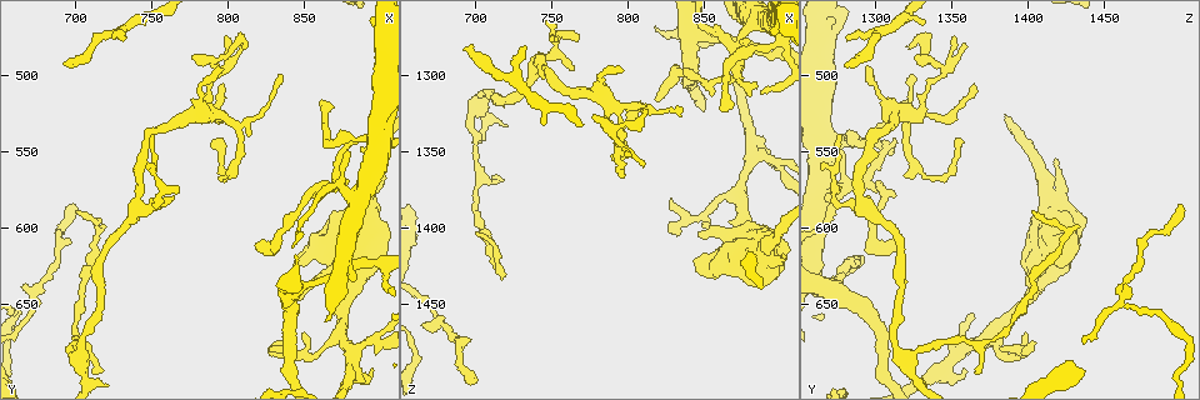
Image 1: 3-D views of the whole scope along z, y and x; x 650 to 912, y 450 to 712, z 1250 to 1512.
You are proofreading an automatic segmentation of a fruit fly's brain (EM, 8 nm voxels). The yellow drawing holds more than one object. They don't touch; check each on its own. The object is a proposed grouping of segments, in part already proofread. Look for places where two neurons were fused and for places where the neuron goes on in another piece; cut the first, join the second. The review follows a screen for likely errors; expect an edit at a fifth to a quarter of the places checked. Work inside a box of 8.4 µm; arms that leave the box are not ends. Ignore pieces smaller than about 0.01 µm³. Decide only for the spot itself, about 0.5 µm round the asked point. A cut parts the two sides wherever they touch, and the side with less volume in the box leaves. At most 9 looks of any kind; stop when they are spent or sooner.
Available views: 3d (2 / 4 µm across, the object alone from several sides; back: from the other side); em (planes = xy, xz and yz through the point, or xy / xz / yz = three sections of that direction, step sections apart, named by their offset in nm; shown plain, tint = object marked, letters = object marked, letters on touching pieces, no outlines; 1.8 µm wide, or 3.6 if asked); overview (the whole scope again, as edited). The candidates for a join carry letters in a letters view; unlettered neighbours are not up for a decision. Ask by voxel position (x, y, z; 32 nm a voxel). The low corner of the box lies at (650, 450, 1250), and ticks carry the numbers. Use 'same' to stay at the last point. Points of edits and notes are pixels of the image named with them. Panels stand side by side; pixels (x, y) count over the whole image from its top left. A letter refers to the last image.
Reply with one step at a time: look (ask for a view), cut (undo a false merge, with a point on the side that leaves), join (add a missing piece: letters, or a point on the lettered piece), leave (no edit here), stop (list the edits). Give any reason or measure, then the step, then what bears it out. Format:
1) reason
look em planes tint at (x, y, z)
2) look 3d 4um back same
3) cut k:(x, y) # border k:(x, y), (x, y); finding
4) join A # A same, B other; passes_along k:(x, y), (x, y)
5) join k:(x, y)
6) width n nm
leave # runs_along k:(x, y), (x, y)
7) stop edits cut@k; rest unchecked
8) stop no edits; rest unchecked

free end
look 3d 2um at (710, 696, 1364)

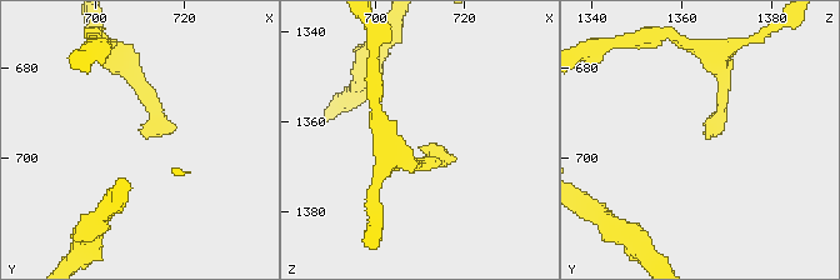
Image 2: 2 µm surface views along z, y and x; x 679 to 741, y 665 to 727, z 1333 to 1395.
look em planes letters at (711, 695, 1367)

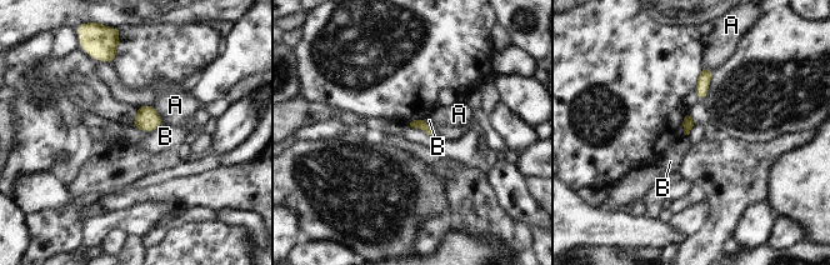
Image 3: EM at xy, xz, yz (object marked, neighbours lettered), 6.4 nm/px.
leave # A other, B other; no lettered piece goes on from it

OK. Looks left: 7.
long arm stops here
look em planes letters at (818, 614, 1314)

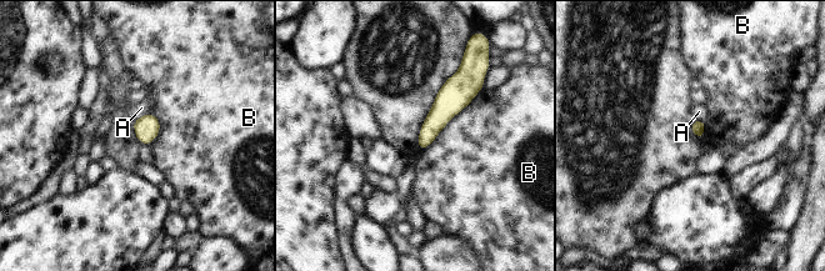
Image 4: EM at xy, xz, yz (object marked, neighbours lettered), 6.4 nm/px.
leave # A other, B other; border 4:(483, 88), (420, 150); no lettered piece goes on from it

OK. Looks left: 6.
calibre changes
look 3d 4um at (872, 570, 1296)

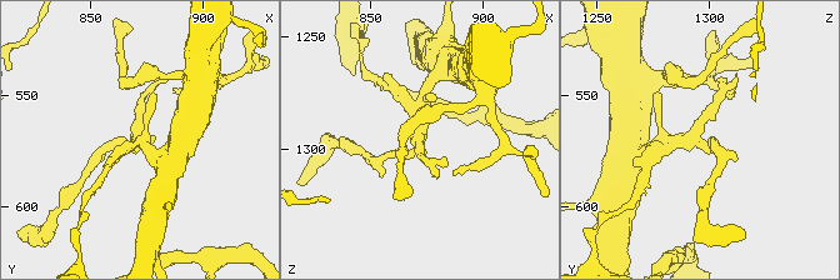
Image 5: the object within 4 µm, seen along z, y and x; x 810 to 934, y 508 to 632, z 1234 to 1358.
need the tissue
look em planes letters at (872, 569, 1295)

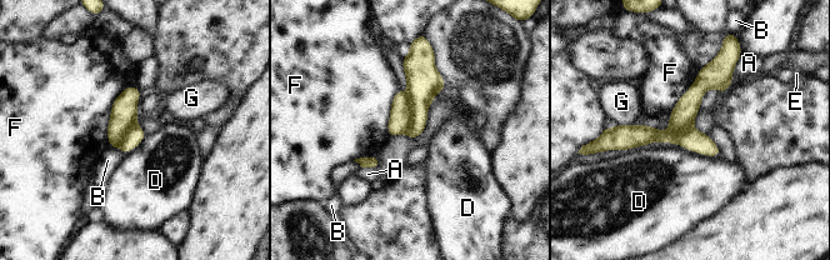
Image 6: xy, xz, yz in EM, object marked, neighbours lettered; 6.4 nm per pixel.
cut 6:(400, 114) # A other, B other, D other, E other, F other, G other; border 6:(411, 106), (410, 124), (404, 133); a second neuron is stuck on

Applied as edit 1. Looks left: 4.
look overview

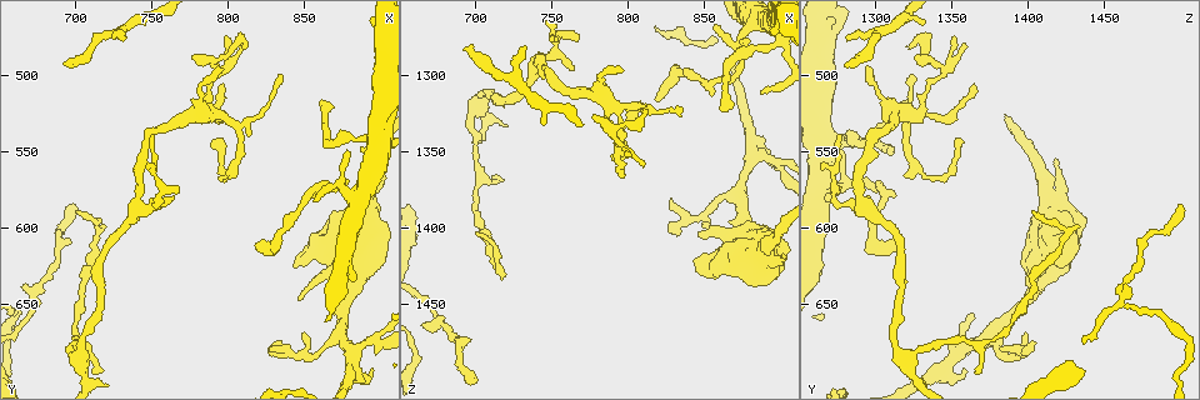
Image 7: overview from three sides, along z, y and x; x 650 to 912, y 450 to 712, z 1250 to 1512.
branch stops here
look 3d 2um at (764, 580, 1296)

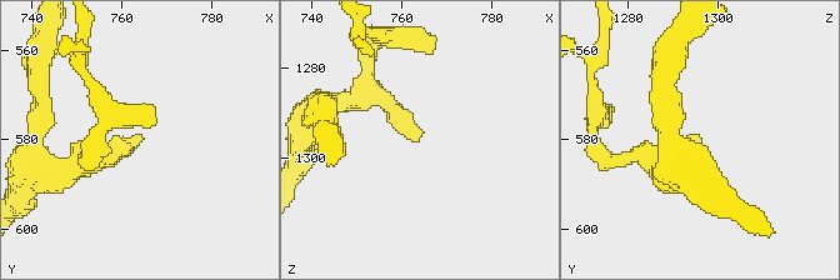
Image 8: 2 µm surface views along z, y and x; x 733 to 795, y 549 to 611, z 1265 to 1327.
look em xz step 16 letters at (764, 580, 1294)

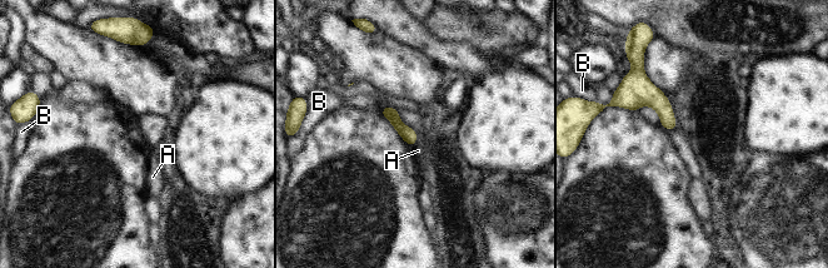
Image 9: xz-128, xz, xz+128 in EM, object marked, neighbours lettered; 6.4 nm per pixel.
look em planes letters same

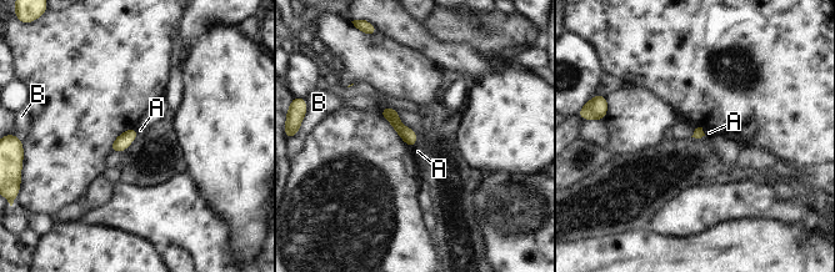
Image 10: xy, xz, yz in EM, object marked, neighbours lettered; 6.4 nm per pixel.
longest_contact B 70 nm
leave # A other, B other; border 10:(701, 127), (705, 134); no lettered piece goes on from it

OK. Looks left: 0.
stop edits cut@6; rest unchecked

